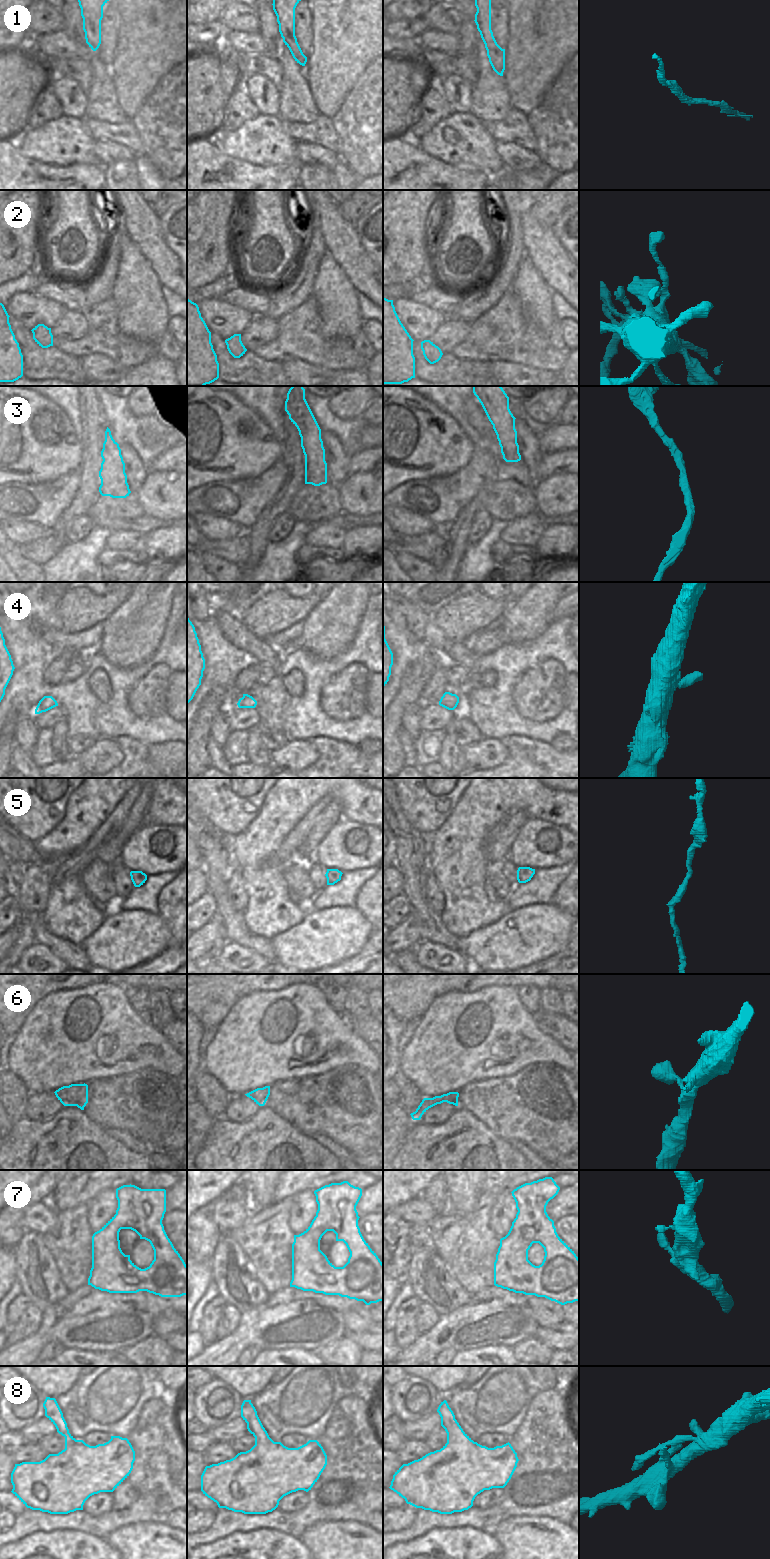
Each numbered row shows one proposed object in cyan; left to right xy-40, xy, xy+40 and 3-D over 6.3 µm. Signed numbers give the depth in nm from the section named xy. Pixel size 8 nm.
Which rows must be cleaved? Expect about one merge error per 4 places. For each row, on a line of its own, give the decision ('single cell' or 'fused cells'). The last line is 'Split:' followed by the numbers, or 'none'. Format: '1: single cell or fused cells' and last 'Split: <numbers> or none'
1: single cell
2: single cell
3: single cell
4: single cell
5: single cell
6: single cell
7: single cell
8: single cell
Split: none

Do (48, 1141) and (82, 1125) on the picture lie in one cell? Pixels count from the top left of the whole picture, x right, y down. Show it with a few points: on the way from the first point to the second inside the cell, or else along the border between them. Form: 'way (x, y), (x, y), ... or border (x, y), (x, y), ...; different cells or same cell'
way (56, 1140), (67, 1140), (74, 1133); same cell

